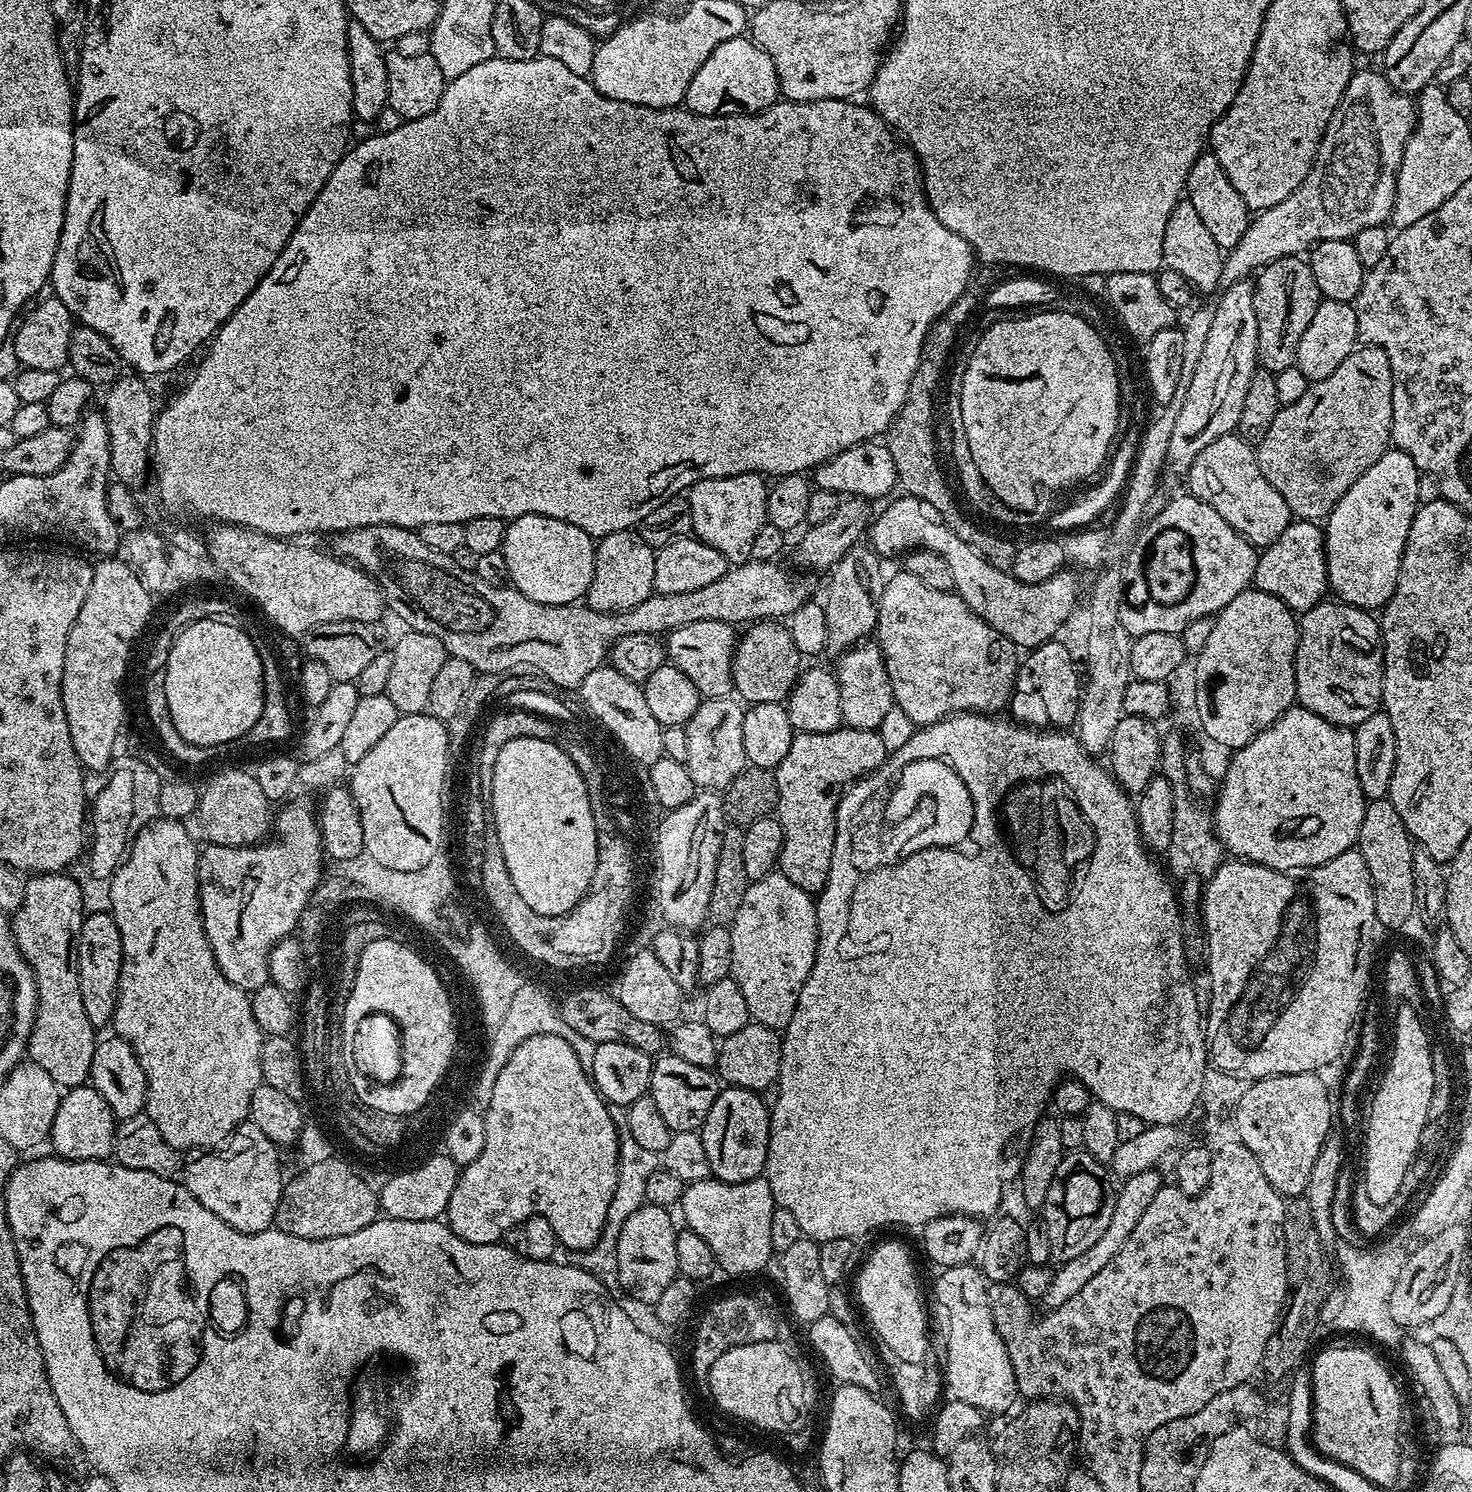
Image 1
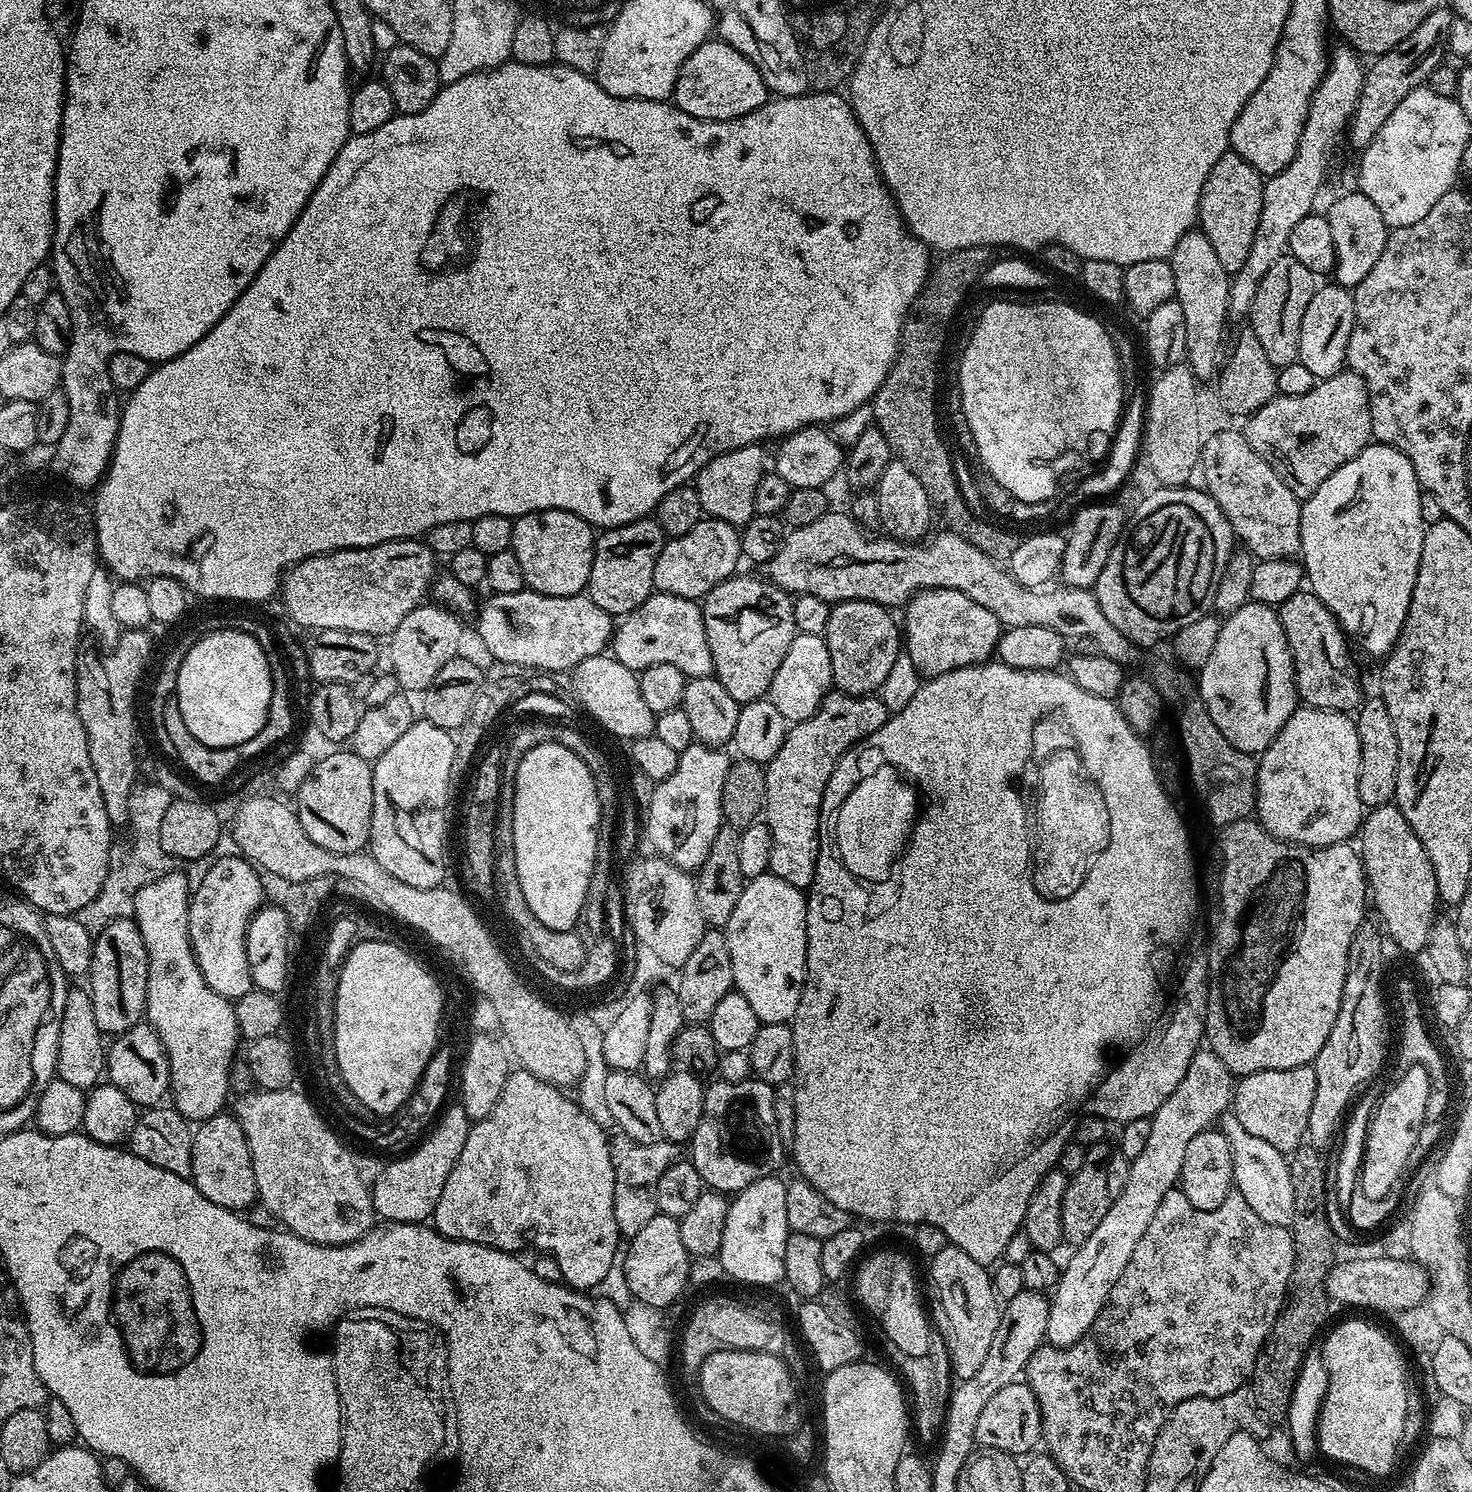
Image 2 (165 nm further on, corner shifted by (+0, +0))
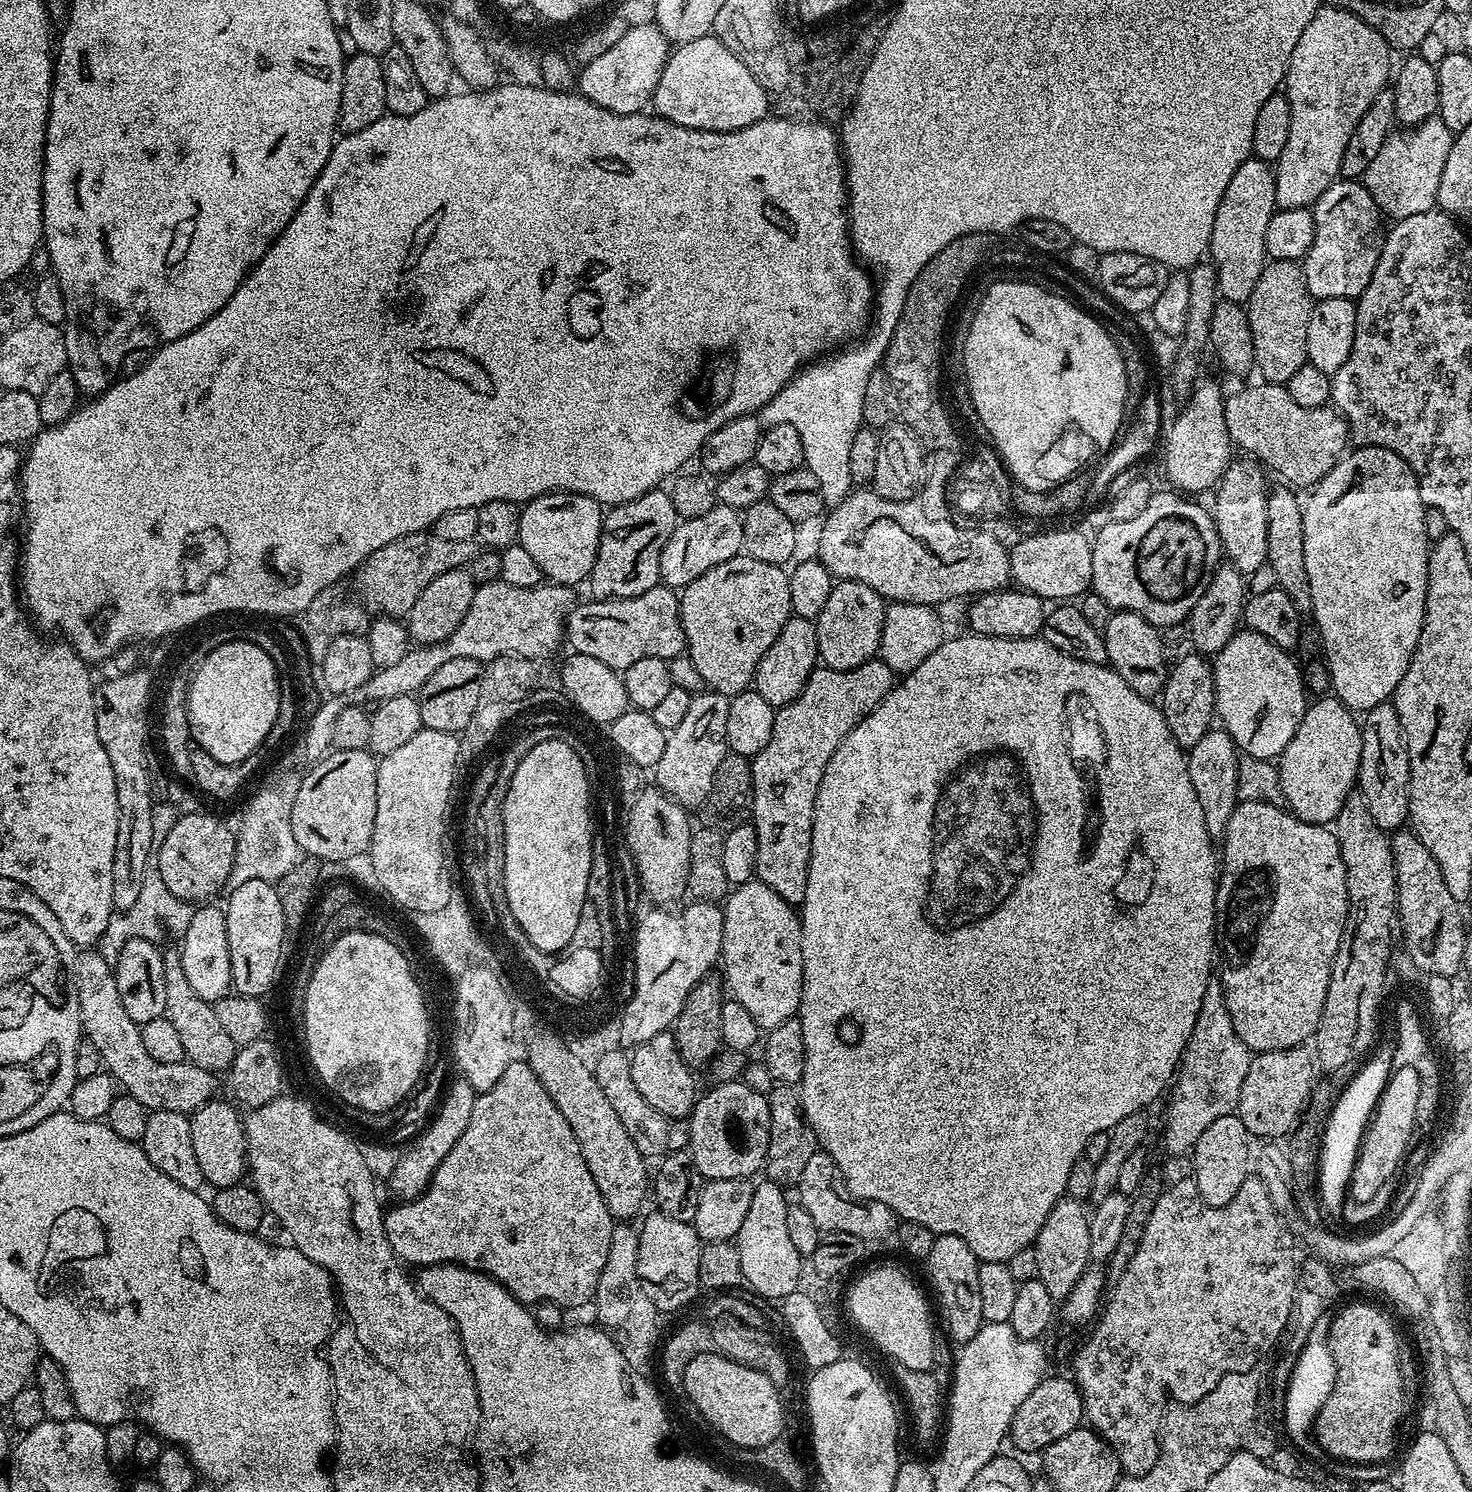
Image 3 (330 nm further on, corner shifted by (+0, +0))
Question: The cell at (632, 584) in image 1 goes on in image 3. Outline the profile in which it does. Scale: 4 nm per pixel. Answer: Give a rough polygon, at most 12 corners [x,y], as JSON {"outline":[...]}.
{"outline":[[664,490],[609,507],[591,595],[629,600],[661,583],[677,523]]}

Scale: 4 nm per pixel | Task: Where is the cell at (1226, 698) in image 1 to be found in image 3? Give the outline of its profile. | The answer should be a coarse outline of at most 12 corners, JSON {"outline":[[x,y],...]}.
{"outline":[[1237,630],[1211,661],[1216,716],[1275,761],[1302,722],[1302,668]]}

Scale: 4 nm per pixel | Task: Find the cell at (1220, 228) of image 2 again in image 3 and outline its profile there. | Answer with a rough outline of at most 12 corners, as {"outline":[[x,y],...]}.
{"outline":[[1242,162],[1208,243],[1219,299],[1247,305],[1277,211],[1273,165]]}

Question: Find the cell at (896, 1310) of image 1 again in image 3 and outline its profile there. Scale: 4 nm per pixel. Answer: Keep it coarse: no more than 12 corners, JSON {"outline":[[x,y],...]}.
{"outline":[[900,1268],[852,1284],[852,1320],[895,1362],[933,1367],[932,1316]]}

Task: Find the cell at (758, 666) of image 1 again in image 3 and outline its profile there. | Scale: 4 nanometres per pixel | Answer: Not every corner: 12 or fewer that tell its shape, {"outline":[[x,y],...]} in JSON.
{"outline":[[741,554],[679,593],[713,692],[753,687],[792,615],[789,573]]}

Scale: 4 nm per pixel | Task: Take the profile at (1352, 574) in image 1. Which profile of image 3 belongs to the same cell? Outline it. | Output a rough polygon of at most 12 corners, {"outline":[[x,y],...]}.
{"outline":[[1356,446],[1303,501],[1335,699],[1391,701],[1422,634],[1424,503]]}

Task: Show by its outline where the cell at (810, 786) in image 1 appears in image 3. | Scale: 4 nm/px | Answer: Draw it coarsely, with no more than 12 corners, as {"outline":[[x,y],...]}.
{"outline":[[818,666],[752,760],[755,879],[803,905],[834,750],[892,693]]}

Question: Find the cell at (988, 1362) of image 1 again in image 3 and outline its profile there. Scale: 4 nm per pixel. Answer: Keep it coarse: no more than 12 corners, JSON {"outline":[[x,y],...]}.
{"outline":[[937,1235],[926,1267],[949,1334],[986,1323],[980,1264],[962,1238]]}

